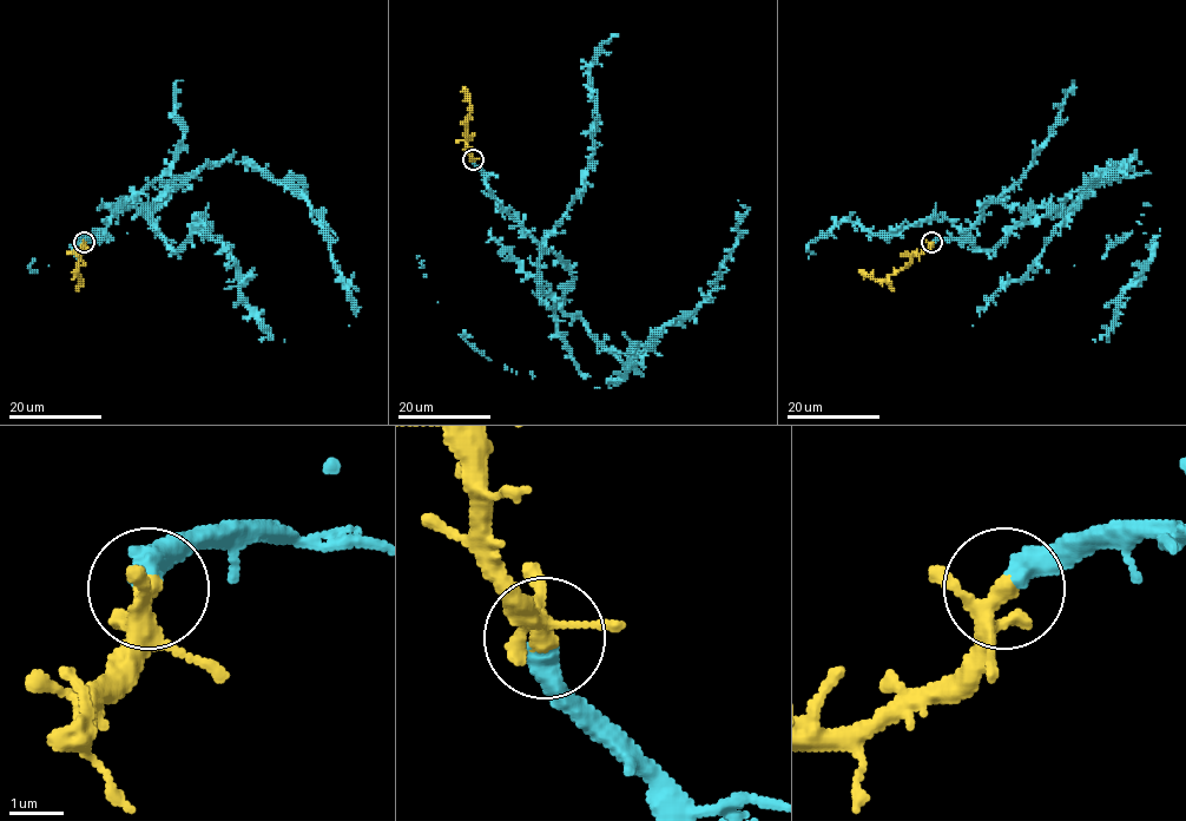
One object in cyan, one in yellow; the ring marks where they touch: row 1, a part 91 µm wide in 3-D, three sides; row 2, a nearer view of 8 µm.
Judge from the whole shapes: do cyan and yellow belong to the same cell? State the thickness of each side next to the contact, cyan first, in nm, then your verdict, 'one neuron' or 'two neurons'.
calibres 480 and 240 nm; one neuron

